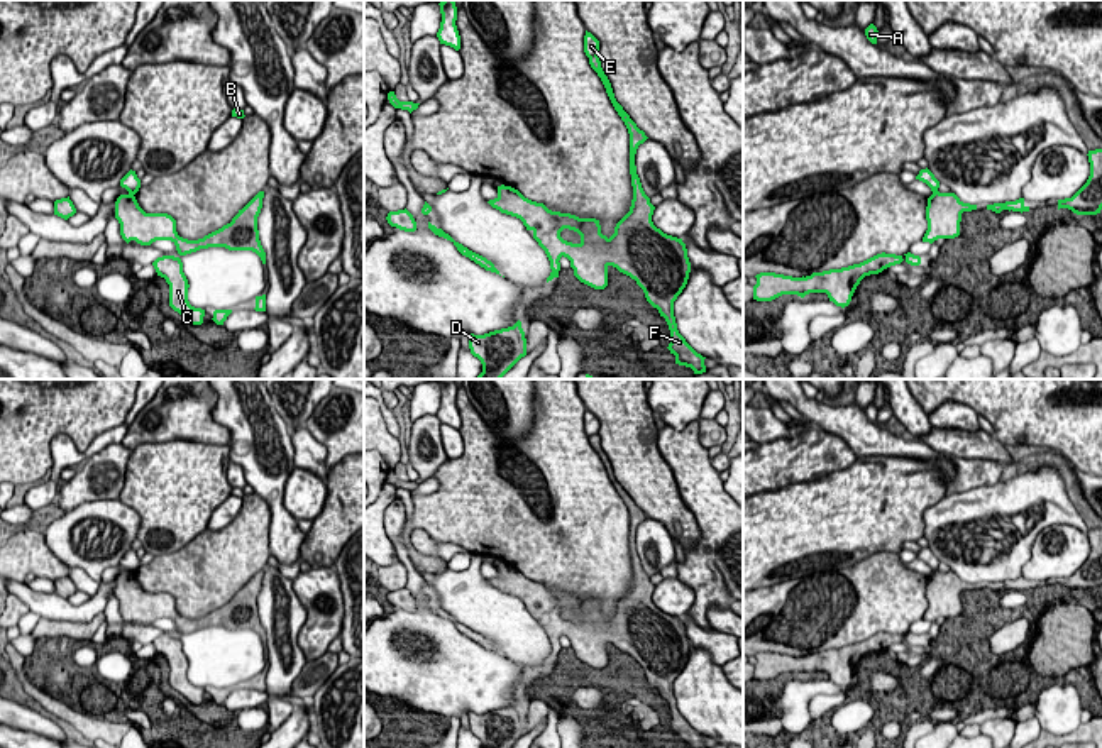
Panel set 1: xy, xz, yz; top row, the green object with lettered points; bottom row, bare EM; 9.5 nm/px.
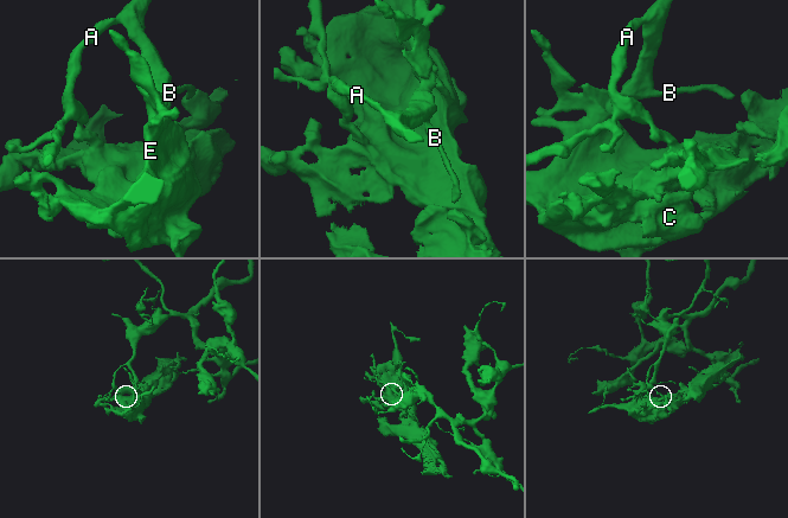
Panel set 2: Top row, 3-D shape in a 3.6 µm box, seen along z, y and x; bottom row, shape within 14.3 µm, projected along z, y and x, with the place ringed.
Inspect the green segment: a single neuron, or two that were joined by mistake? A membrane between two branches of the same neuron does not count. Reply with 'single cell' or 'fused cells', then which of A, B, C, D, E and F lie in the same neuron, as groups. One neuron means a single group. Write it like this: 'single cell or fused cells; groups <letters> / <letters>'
fused cells; groups A B E / C D F

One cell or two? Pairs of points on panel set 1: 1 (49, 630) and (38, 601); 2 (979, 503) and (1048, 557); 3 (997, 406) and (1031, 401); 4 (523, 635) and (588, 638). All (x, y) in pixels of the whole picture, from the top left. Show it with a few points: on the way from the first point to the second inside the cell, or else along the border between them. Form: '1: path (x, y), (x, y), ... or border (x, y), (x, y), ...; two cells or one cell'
1: border (41, 616), (83, 623); two cells
2: border (1067, 523), (1053, 523), (1040, 532), (1021, 576); two cells
3: path (1006, 401), (1023, 401); one cell
4: border (532, 616), (550, 654), (530, 667); two cells

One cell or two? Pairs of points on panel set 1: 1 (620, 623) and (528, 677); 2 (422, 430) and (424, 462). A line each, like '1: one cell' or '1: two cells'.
1: one cell
2: one cell

